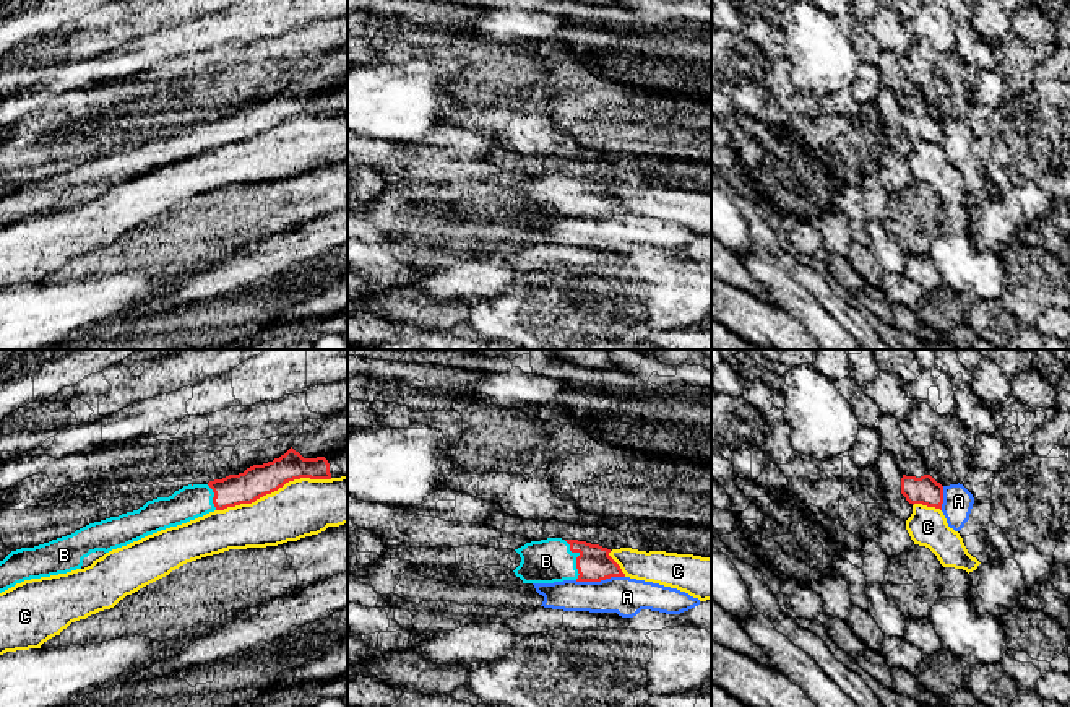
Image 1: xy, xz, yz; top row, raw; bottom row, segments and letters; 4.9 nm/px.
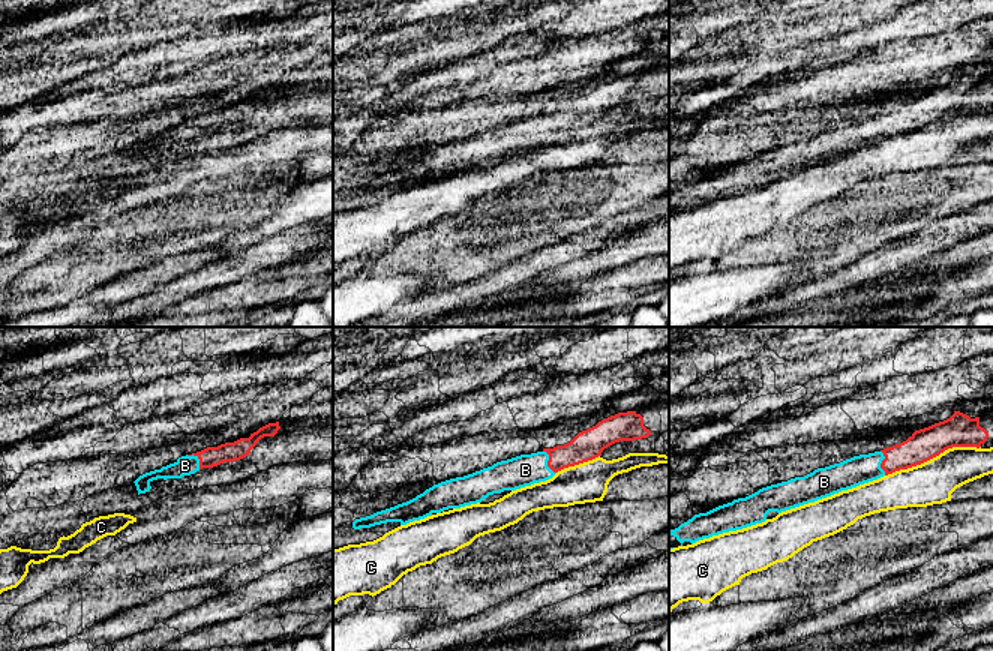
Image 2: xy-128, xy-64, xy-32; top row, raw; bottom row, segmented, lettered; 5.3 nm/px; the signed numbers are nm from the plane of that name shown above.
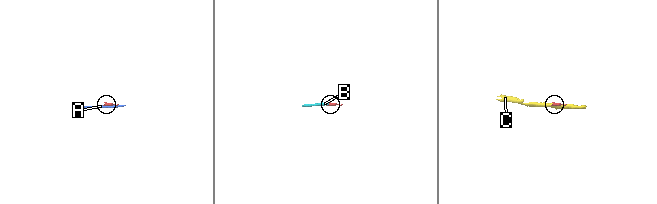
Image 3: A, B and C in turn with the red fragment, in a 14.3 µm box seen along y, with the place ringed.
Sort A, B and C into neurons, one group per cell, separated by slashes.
A / B / C

